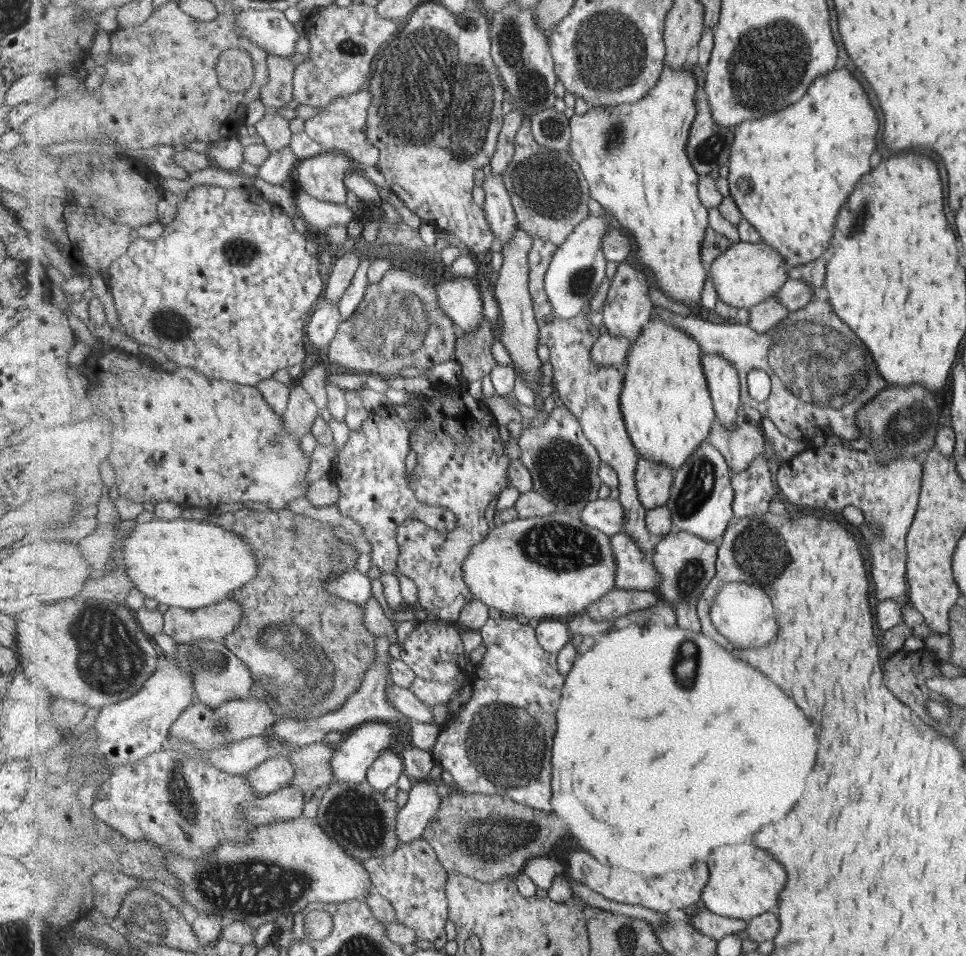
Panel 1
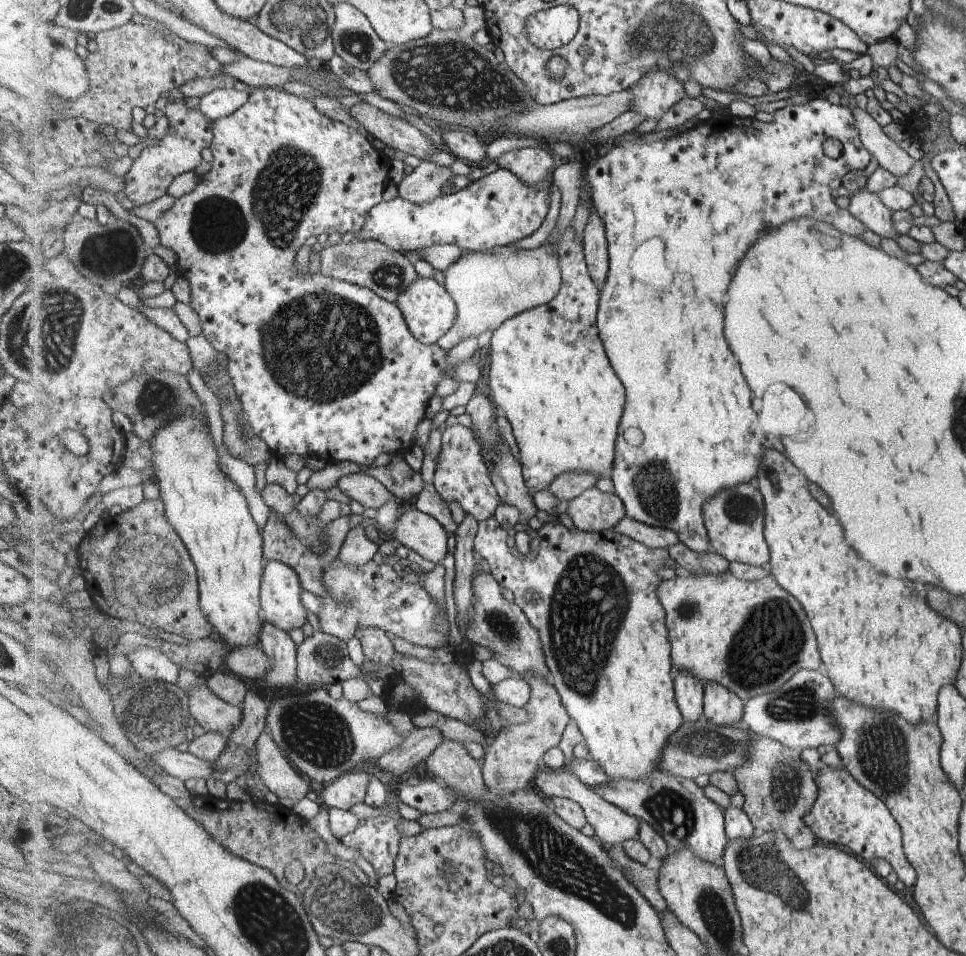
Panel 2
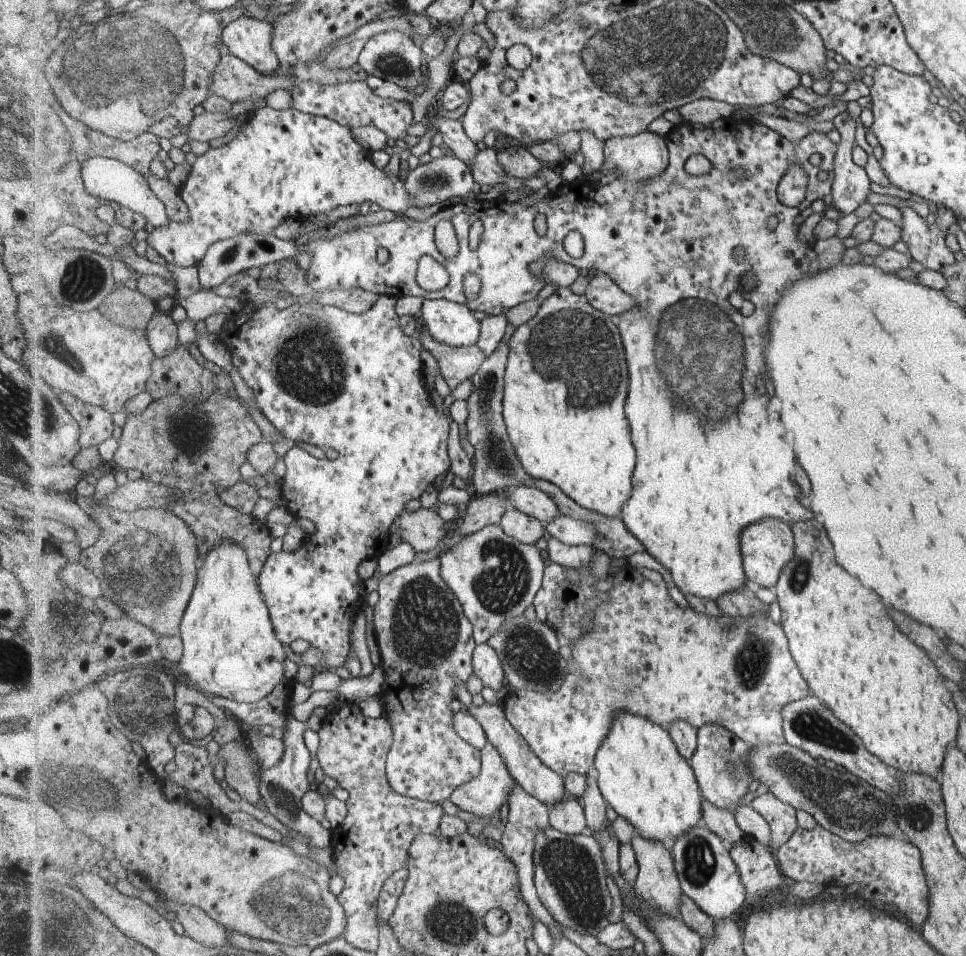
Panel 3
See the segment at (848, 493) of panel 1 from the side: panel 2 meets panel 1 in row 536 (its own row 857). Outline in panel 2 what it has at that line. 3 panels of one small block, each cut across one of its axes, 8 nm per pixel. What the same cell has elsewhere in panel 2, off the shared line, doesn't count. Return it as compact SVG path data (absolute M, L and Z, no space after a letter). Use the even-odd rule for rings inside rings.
M822 765L814 779L819 787L818 802L814 804L812 813L806 816L806 821L814 829L819 841L848 846L851 853L865 860L883 858L895 872L898 885L912 885L916 874L906 859L901 828L886 804L871 789L865 788L843 765Z

